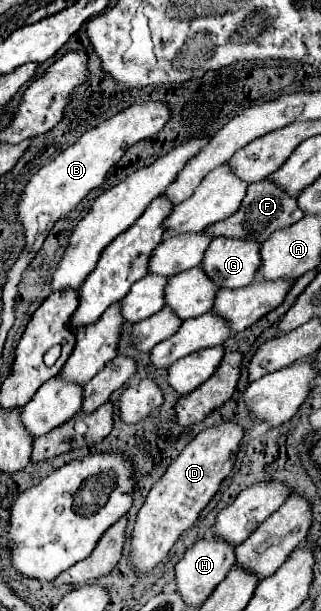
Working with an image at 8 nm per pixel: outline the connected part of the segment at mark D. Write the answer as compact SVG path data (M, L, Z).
M226 418L220 424L202 430L198 436L190 440L190 444L186 444L180 456L170 464L162 480L154 484L142 510L138 512L132 532L132 554L134 554L132 562L136 570L140 572L152 570L158 562L166 558L174 542L180 538L180 534L196 522L200 512L218 492L222 480L232 474L234 460L238 450L242 448L244 434L246 434L244 426L240 426L240 422L234 418L232 420Z

